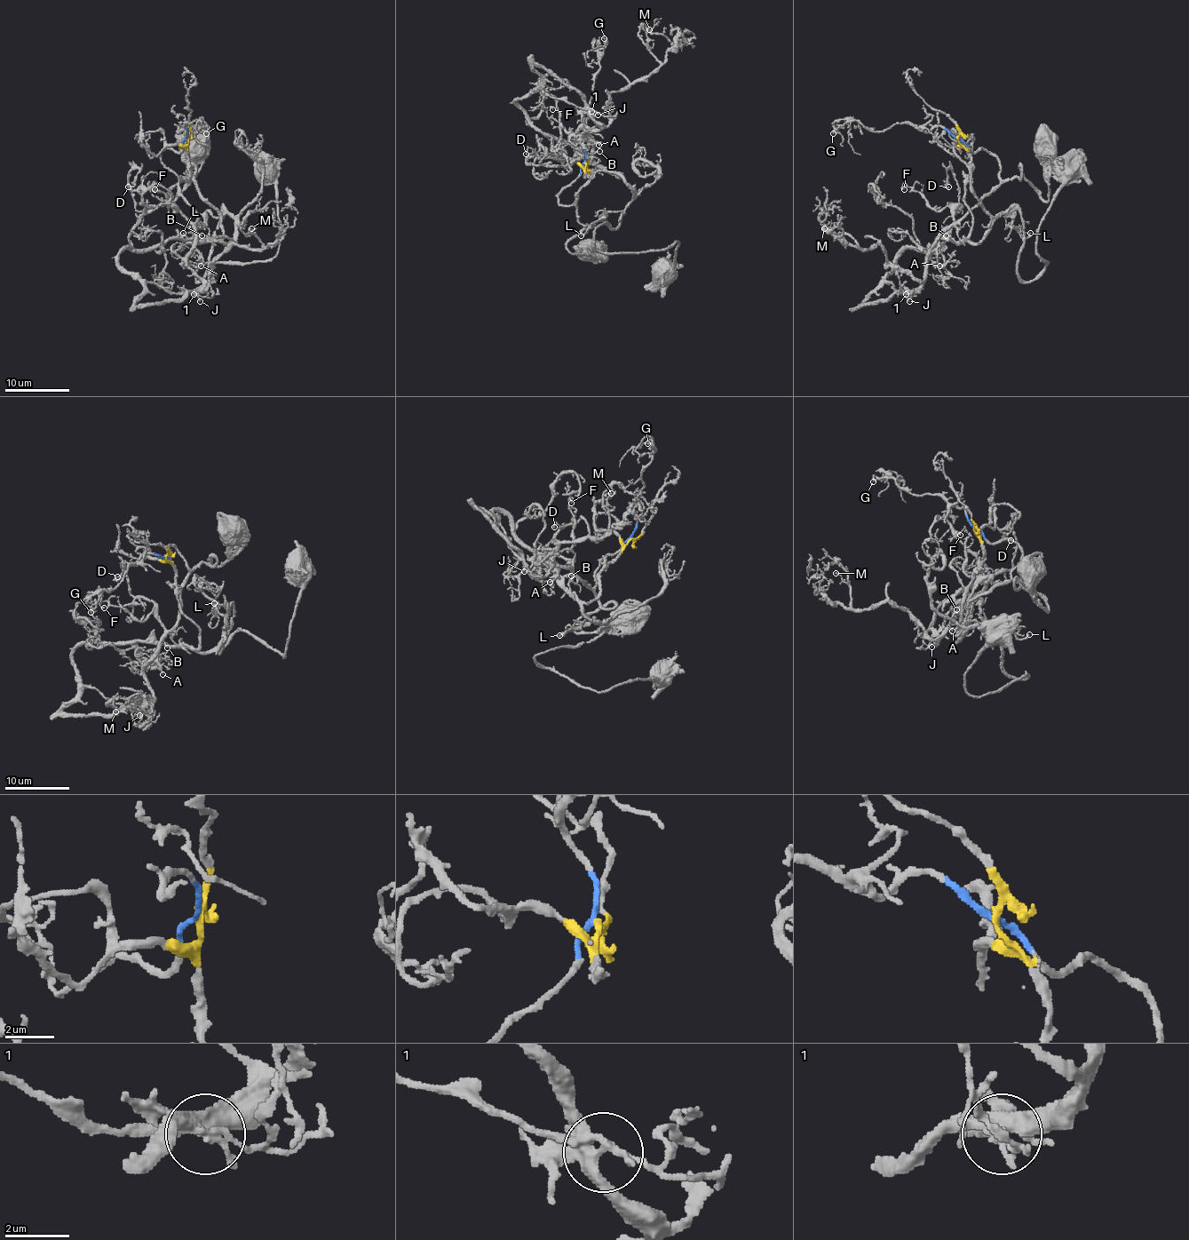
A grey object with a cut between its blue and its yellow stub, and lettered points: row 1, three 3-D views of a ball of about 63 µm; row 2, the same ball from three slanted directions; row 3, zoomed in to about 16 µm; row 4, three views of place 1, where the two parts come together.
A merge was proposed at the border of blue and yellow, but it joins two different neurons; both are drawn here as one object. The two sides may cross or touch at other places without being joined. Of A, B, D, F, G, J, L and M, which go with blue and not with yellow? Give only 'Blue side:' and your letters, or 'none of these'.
Blue side: A, D, F, G, J, M

